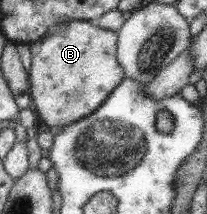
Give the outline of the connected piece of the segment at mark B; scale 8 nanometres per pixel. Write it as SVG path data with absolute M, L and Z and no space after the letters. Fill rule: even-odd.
M71 20L68 22L63 22L55 24L52 27L48 28L47 34L43 35L36 43L29 44L29 52L31 53L30 57L30 68L28 73L28 85L29 85L29 94L37 116L43 120L43 124L46 124L48 127L64 127L77 122L78 120L84 119L85 116L91 115L91 112L95 112L99 108L99 104L112 94L111 90L115 90L119 86L120 82L124 78L123 68L120 67L119 61L115 60L115 32L110 31L109 29L103 29L99 25L93 24L93 22L85 20Z

